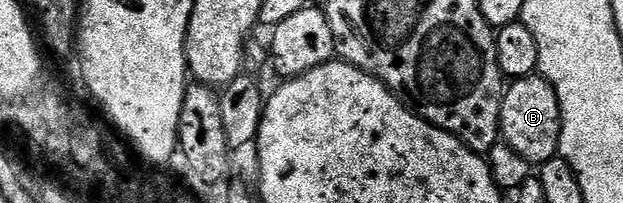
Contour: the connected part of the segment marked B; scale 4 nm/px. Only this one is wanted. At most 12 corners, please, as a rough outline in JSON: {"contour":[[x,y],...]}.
{"contour":[[539,73],[507,83],[500,137],[538,168],[560,153],[560,101]]}

